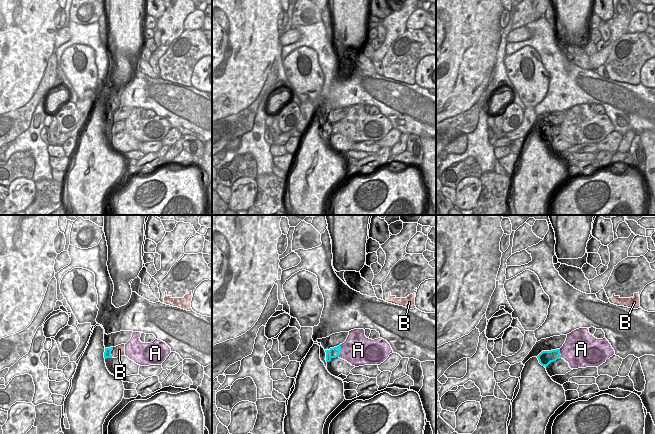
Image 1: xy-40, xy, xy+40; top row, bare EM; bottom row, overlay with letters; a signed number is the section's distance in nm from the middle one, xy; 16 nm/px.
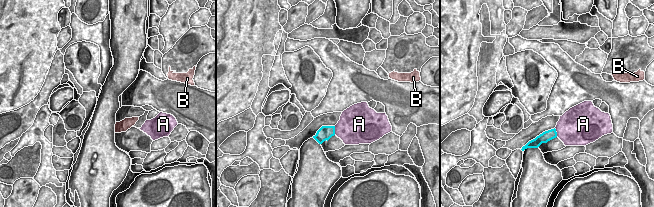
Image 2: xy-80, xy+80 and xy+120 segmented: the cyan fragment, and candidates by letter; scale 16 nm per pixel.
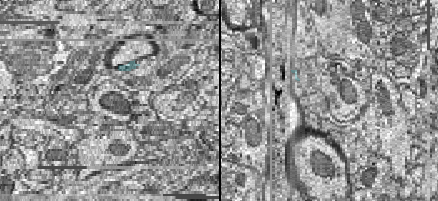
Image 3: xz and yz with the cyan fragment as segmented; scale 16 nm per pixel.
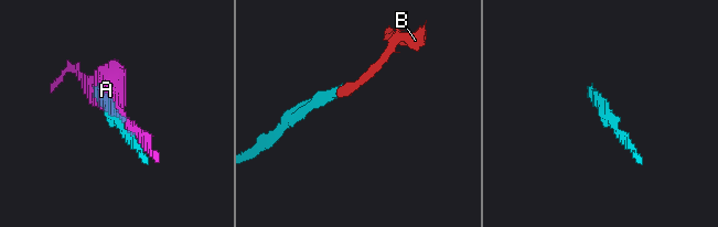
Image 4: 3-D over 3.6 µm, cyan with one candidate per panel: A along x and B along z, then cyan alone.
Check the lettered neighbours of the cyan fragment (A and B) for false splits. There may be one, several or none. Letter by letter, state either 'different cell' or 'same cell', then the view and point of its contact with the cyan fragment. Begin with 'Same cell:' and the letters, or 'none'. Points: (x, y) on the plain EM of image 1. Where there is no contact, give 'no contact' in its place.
Same cell: B
A: different cell | xy (339, 126)
B: same cell | xy-40 (110, 128)

